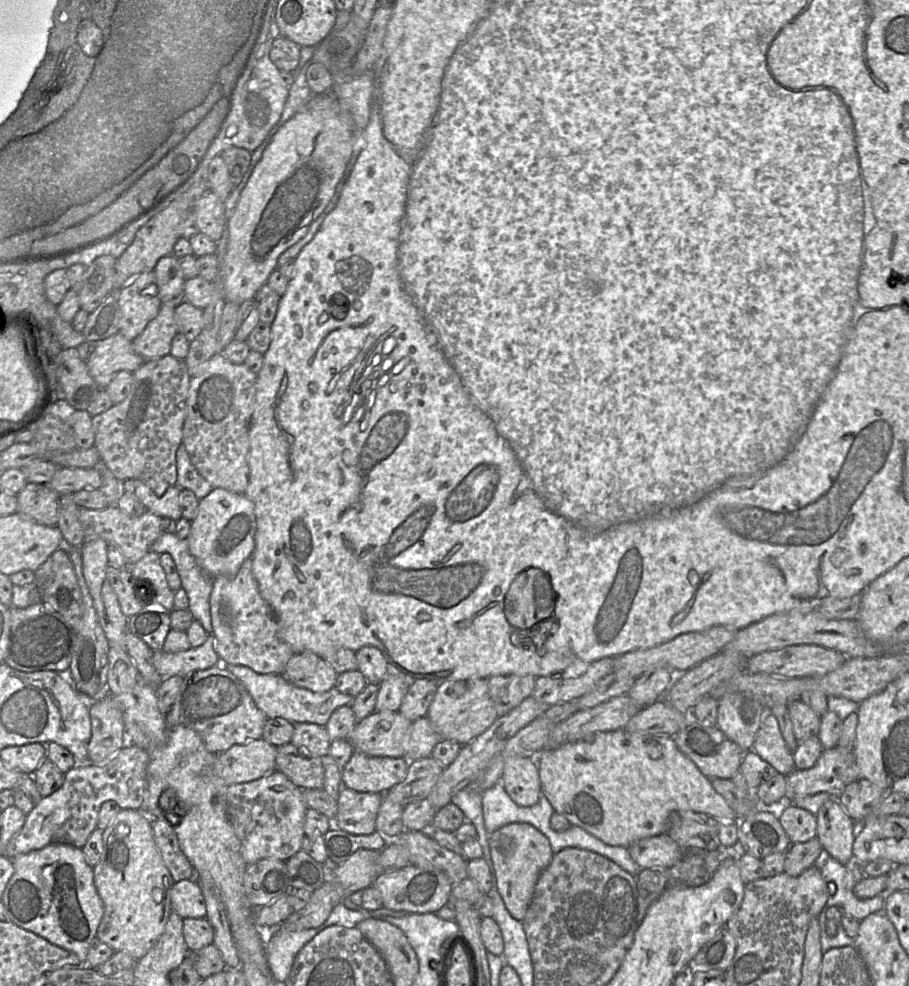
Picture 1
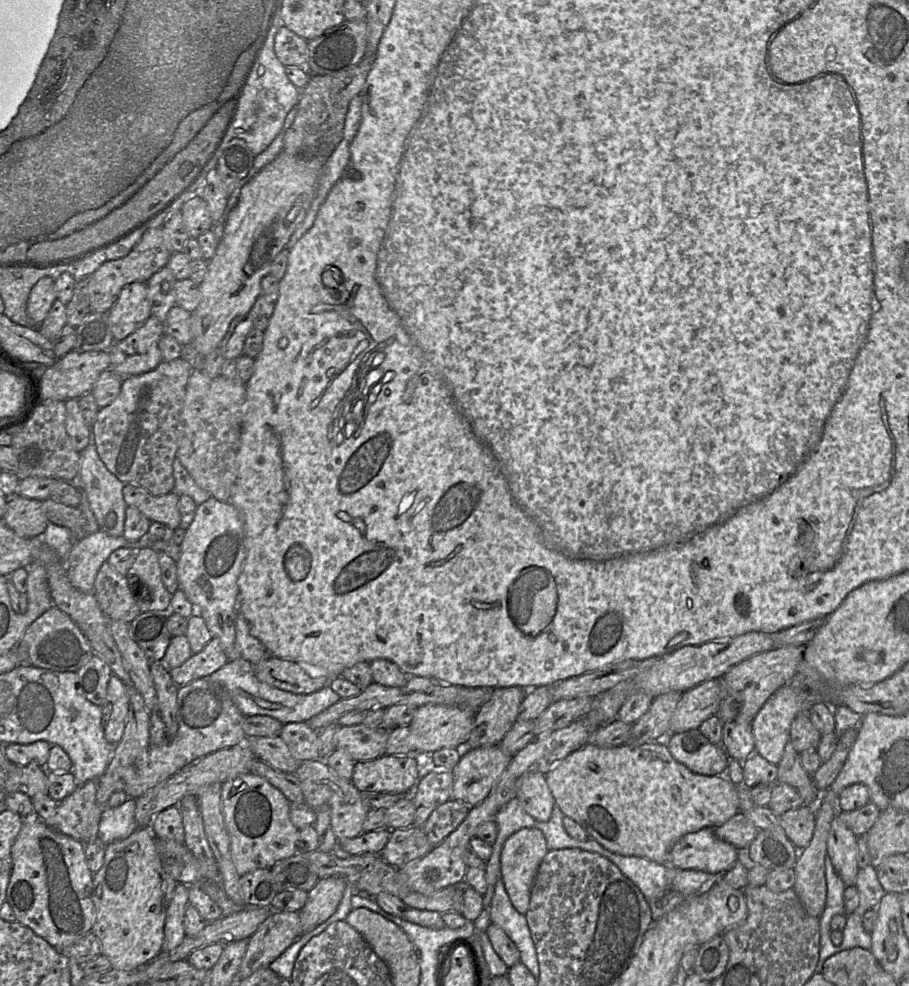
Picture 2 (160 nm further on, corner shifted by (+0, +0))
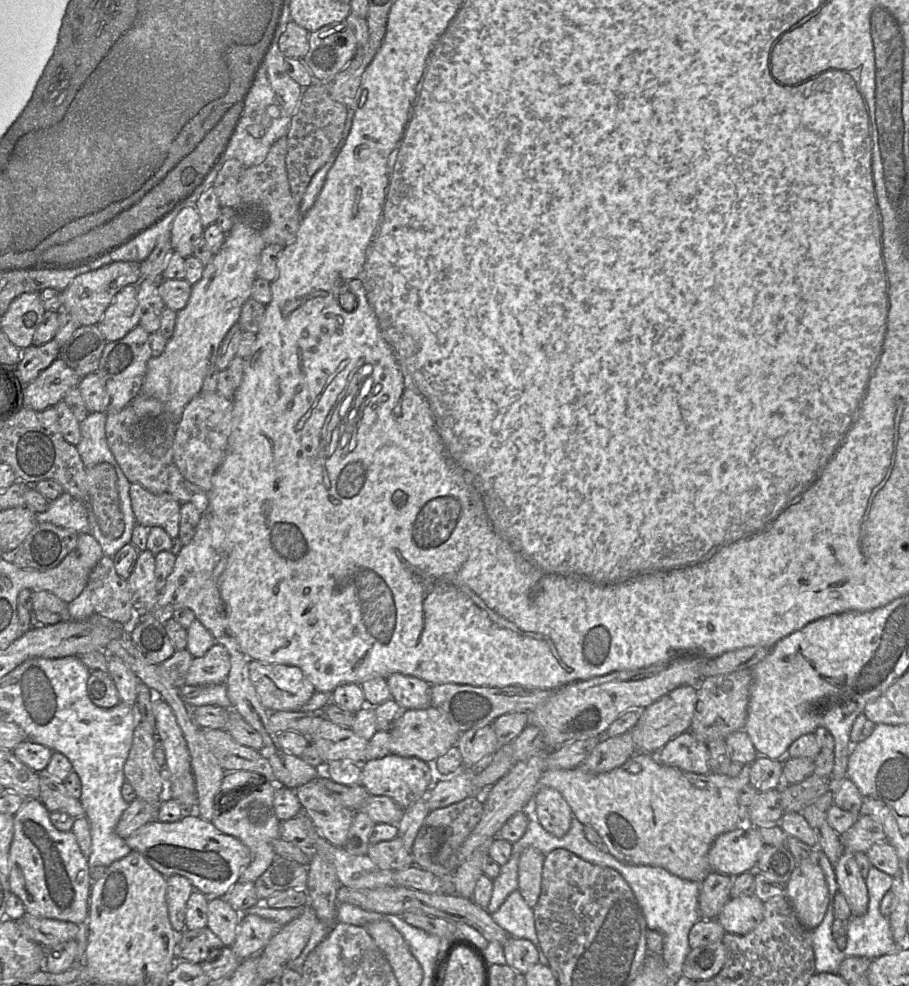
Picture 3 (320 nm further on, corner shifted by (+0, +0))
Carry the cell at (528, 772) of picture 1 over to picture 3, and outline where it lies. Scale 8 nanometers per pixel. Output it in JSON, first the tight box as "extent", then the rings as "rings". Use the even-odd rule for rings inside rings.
{"extent":[530,787,574,837],"rings":[[[544,787],[535,792],[530,813],[546,831],[556,837],[564,836],[574,817],[565,798],[554,788]]]}

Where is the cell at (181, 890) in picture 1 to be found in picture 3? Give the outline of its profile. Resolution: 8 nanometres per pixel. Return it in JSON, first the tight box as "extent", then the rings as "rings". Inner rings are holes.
{"extent":[207,897,242,947],"rings":[[[209,897],[207,927],[218,936],[225,947],[231,947],[242,914],[236,911],[223,897]]]}

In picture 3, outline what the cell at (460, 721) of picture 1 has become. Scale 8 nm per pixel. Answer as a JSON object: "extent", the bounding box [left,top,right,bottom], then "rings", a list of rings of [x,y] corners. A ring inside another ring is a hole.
{"extent":[389,707,460,765],"rings":[[[436,707],[405,710],[395,727],[389,731],[390,754],[414,757],[433,765],[435,760],[452,746],[456,746],[460,732],[447,715]]]}

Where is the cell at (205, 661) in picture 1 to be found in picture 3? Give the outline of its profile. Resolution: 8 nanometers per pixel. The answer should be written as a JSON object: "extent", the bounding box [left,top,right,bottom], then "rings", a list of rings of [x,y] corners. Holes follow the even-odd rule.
{"extent":[185,643,231,685],"rings":[[[215,643],[202,657],[192,659],[185,685],[220,684],[226,681],[231,668],[227,649]]]}

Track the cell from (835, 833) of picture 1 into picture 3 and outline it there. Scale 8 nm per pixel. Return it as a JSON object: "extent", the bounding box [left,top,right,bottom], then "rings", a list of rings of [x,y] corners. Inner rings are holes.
{"extent":[834,850,869,916],"rings":[[[844,850],[834,865],[835,876],[840,893],[848,902],[852,916],[862,916],[867,912],[869,896],[853,852]]]}

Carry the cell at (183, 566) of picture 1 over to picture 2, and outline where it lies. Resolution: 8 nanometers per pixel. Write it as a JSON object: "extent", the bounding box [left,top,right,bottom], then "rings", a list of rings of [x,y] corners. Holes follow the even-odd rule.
{"extent":[66,530,181,593],"rings":[[[99,530],[96,533],[93,533],[83,539],[74,540],[74,545],[70,550],[68,558],[66,560],[67,576],[70,579],[71,584],[76,589],[84,593],[87,593],[88,591],[89,593],[93,593],[95,578],[101,565],[107,561],[113,551],[122,547],[135,550],[140,550],[144,547],[150,547],[156,552],[167,553],[175,562],[179,560],[181,554],[180,545],[174,544],[172,541],[151,542],[143,537],[140,538],[138,541],[132,542],[126,540],[123,536],[111,536],[108,535],[106,532]]]}

